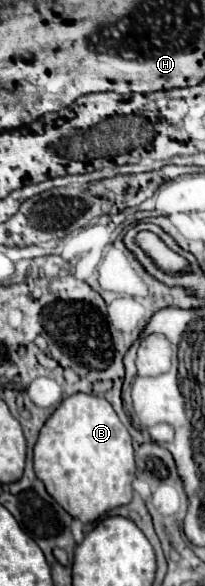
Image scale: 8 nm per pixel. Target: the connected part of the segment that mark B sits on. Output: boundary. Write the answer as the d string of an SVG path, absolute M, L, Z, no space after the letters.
M97 395L65 397L39 431L33 467L47 493L81 523L93 523L109 509L131 501L135 457L131 437L111 403Z

